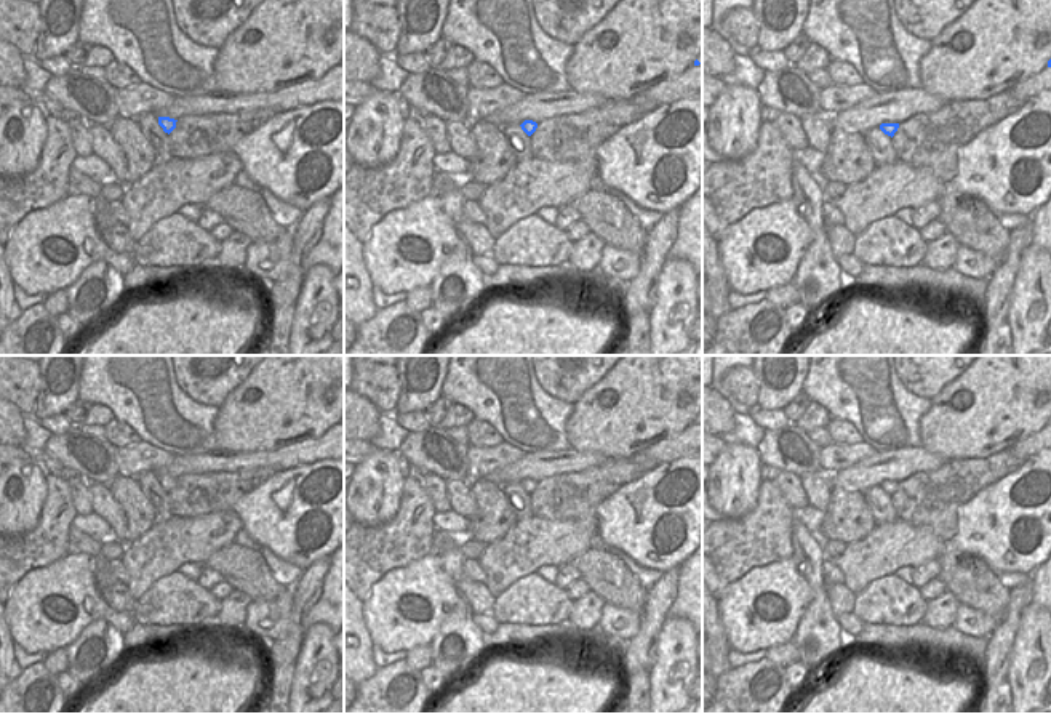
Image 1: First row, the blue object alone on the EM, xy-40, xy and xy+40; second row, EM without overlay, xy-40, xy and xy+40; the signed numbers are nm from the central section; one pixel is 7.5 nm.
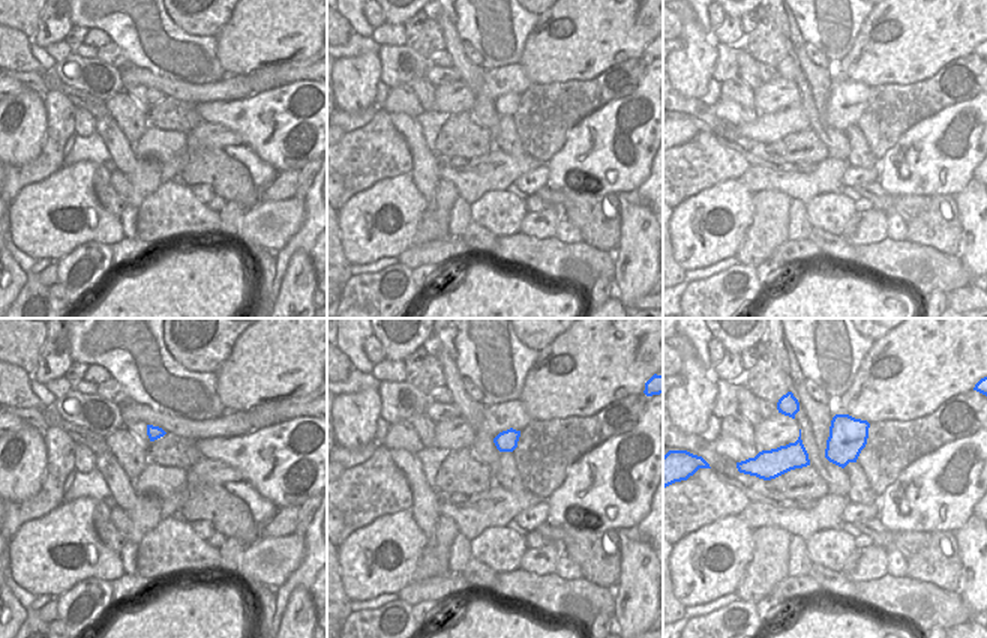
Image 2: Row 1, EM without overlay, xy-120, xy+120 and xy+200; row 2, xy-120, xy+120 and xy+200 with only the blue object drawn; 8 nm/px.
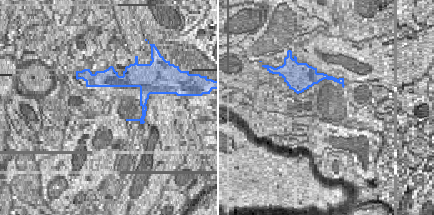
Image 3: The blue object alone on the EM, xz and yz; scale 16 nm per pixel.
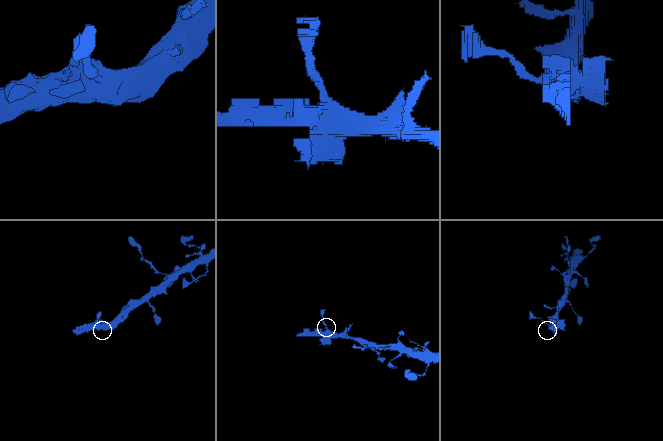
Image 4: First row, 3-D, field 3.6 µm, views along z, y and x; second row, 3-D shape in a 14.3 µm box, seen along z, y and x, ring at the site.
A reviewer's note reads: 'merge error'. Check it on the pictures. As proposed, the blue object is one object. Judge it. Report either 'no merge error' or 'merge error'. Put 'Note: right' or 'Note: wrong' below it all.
no merge error
Note: wrong

